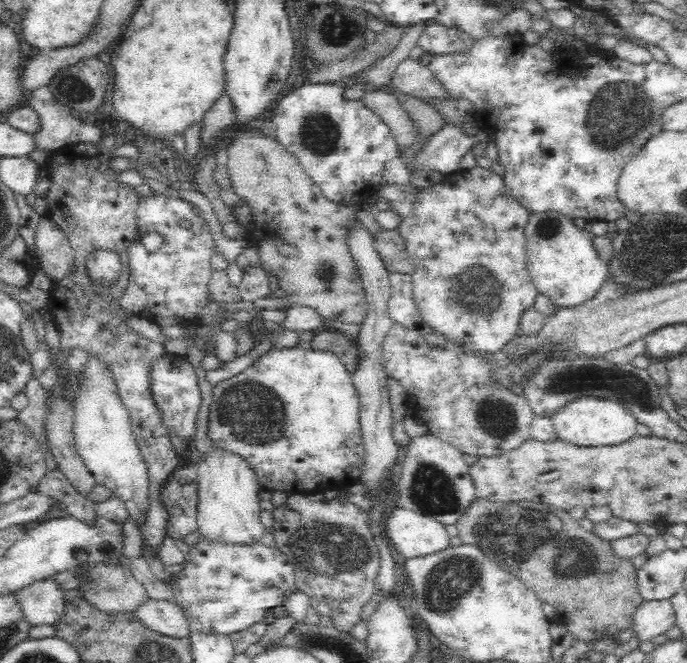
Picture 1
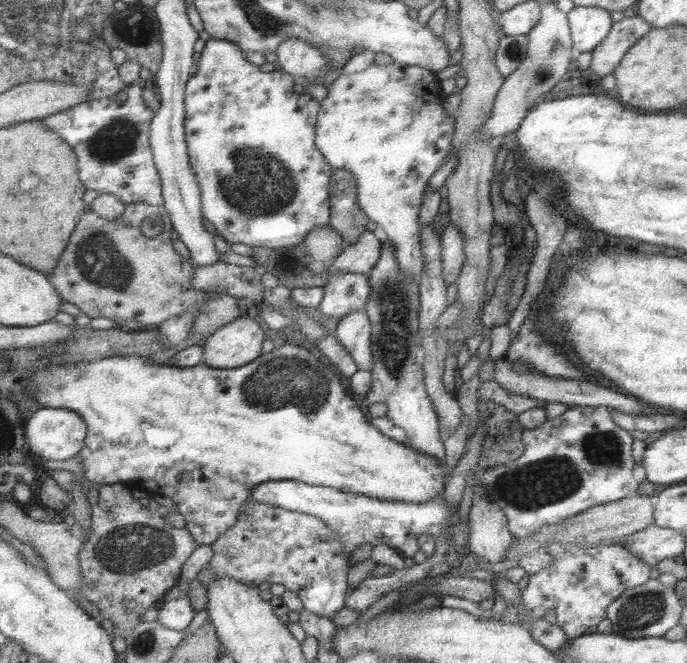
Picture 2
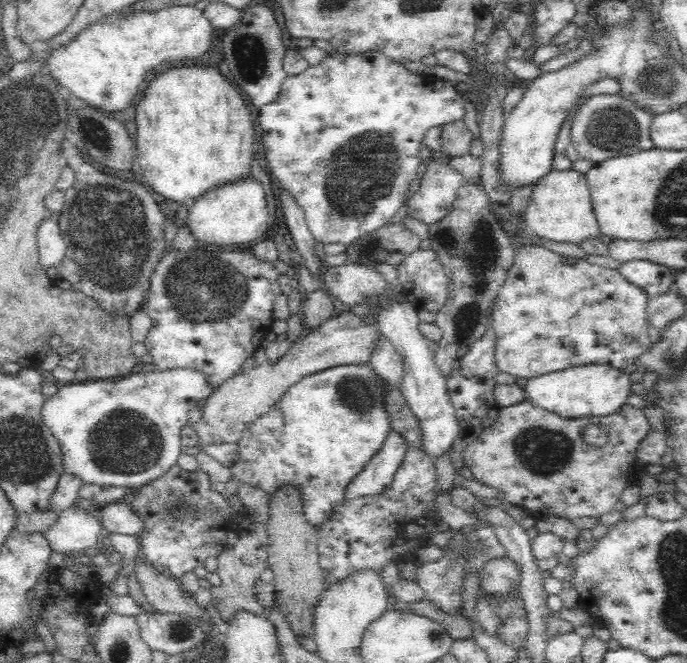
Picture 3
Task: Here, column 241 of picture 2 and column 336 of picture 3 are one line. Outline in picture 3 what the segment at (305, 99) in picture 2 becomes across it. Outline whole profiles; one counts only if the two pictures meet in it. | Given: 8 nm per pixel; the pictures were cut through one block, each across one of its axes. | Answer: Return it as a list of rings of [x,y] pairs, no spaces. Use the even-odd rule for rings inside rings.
[[[316,39],[313,43],[316,47],[326,52],[326,58],[320,64],[311,65],[297,75],[287,75],[283,80],[281,92],[277,100],[262,106],[258,112],[260,126],[262,127],[262,145],[265,150],[268,164],[272,168],[274,180],[278,180],[279,186],[298,203],[305,216],[305,221],[314,239],[324,245],[337,243],[350,246],[363,235],[372,233],[382,226],[385,226],[400,209],[404,202],[406,193],[409,190],[410,182],[416,178],[416,173],[421,166],[418,158],[419,146],[424,136],[434,126],[442,126],[455,121],[463,120],[465,116],[465,100],[463,92],[454,90],[454,81],[447,81],[430,74],[418,74],[409,72],[403,63],[396,62],[393,58],[386,56],[380,50],[366,50],[366,52],[342,52],[336,50],[330,42]]]

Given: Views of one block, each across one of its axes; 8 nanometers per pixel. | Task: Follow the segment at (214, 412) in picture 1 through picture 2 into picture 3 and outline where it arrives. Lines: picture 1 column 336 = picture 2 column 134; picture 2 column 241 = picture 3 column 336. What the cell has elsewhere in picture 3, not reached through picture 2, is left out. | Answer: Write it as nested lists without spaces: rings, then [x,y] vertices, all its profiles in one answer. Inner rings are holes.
[[[369,365],[335,366],[303,377],[289,386],[266,414],[244,429],[238,444],[238,462],[230,468],[232,478],[249,482],[270,496],[282,486],[294,487],[300,493],[302,515],[318,530],[347,501],[347,486],[378,452],[392,429],[384,409],[384,383]]]

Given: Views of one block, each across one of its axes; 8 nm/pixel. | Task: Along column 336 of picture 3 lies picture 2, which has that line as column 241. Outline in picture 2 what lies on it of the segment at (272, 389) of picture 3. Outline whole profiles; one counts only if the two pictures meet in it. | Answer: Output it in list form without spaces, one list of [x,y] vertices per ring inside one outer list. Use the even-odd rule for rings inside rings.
[[[243,313],[206,342],[203,362],[218,369],[248,365],[263,354],[267,334],[265,325],[255,314]]]

